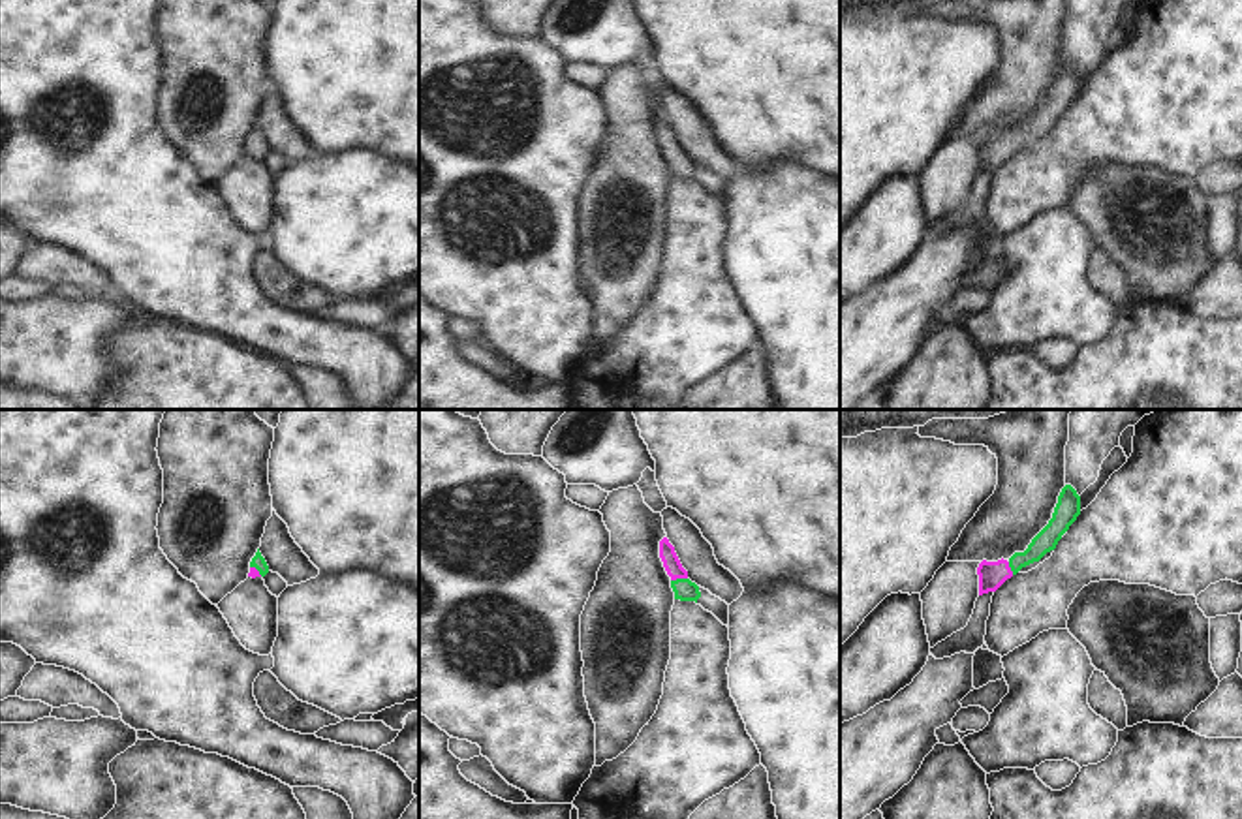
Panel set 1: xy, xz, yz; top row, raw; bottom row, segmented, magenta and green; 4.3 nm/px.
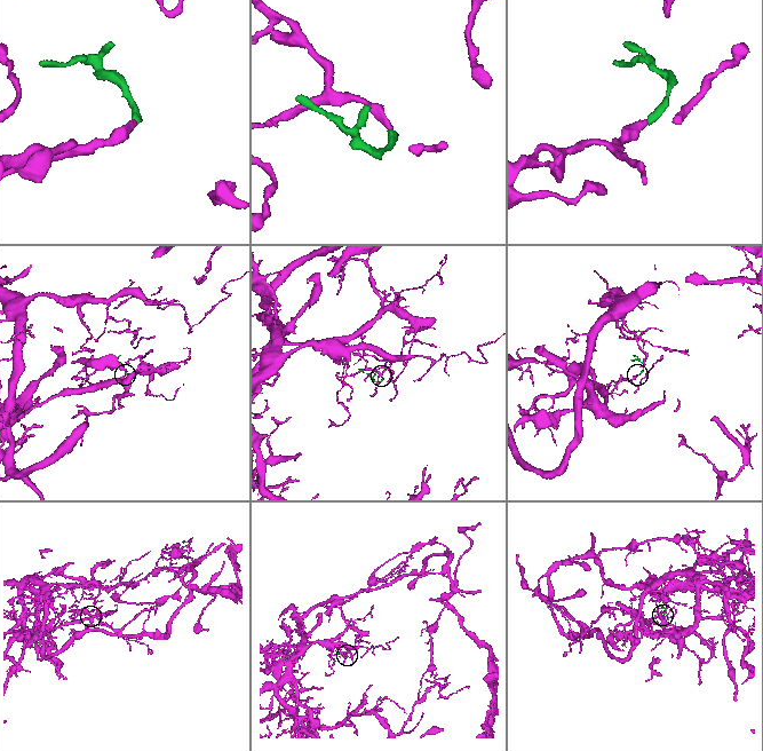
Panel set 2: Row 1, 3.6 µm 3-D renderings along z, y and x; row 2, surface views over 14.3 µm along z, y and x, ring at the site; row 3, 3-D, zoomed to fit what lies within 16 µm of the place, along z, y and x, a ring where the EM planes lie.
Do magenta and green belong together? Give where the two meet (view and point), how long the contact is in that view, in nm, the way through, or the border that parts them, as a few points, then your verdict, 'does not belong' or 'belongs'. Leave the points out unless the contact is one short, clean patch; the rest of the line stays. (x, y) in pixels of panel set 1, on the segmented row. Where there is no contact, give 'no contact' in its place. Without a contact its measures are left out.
xz (679, 577) | 70 nm | across xz (667, 555), (679, 577), (684, 590) | belongs

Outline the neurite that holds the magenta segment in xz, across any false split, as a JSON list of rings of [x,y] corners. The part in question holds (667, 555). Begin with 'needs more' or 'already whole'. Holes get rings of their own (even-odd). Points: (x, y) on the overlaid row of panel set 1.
needs more; [[[667,537],[660,541],[660,558],[667,575],[671,577],[675,599],[697,603],[697,599],[701,597],[699,586],[688,579],[688,571],[682,567],[675,547],[669,543]]]

